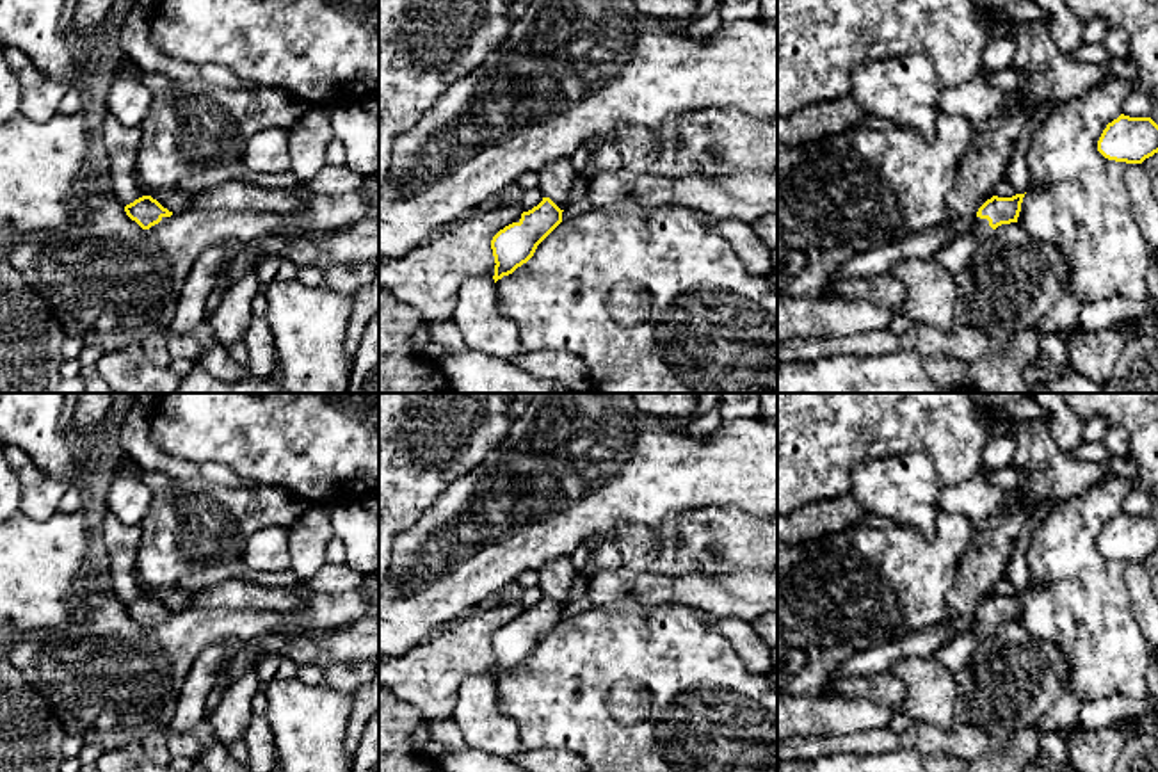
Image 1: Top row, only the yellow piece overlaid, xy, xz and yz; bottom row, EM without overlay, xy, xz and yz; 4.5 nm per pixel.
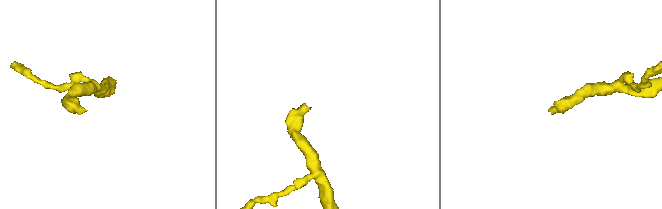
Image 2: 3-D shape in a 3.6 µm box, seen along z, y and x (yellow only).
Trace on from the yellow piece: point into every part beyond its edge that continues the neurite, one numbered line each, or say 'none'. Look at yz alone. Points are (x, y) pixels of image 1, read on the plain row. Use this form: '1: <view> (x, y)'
1: yz (982, 628)

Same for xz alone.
1: xz (578, 587)

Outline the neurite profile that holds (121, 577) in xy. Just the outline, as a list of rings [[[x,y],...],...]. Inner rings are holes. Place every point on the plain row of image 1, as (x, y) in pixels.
[[[137,546],[117,548],[109,553],[109,585],[107,589],[123,603],[130,603],[142,596],[135,580]]]

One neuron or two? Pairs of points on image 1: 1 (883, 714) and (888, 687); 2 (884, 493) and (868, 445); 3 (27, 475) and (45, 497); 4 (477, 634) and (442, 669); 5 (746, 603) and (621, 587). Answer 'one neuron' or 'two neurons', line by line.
1: two neurons
2: two neurons
3: one neuron
4: one neuron
5: one neuron

